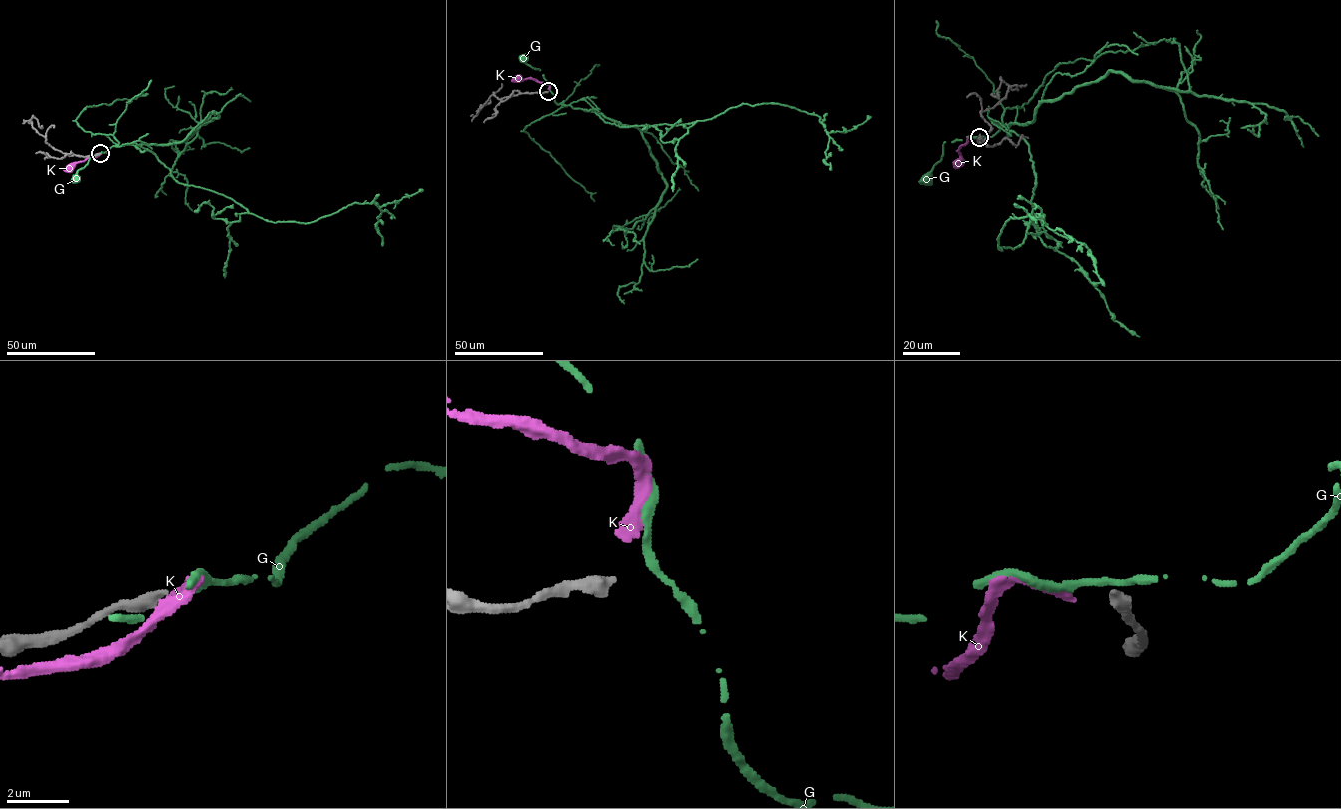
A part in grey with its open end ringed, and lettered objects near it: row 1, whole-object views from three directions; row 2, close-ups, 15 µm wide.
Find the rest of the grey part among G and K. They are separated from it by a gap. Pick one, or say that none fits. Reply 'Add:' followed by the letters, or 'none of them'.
Add: none of them

